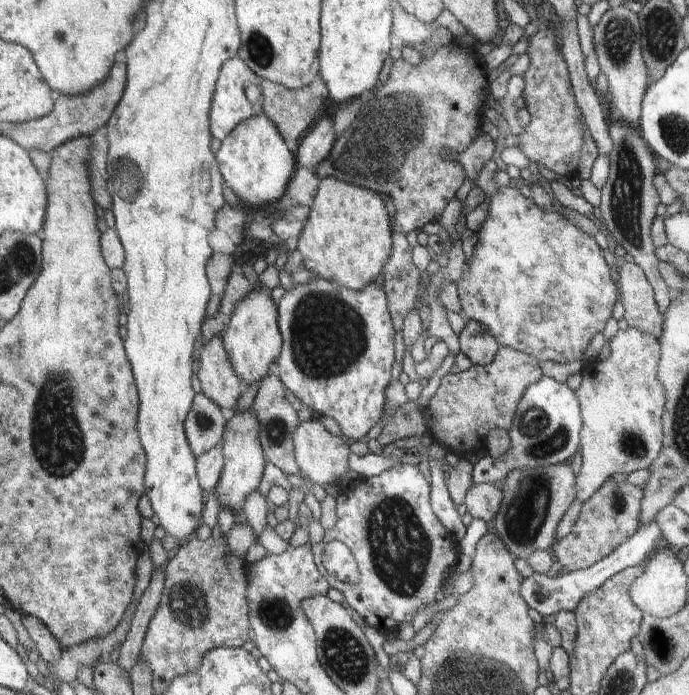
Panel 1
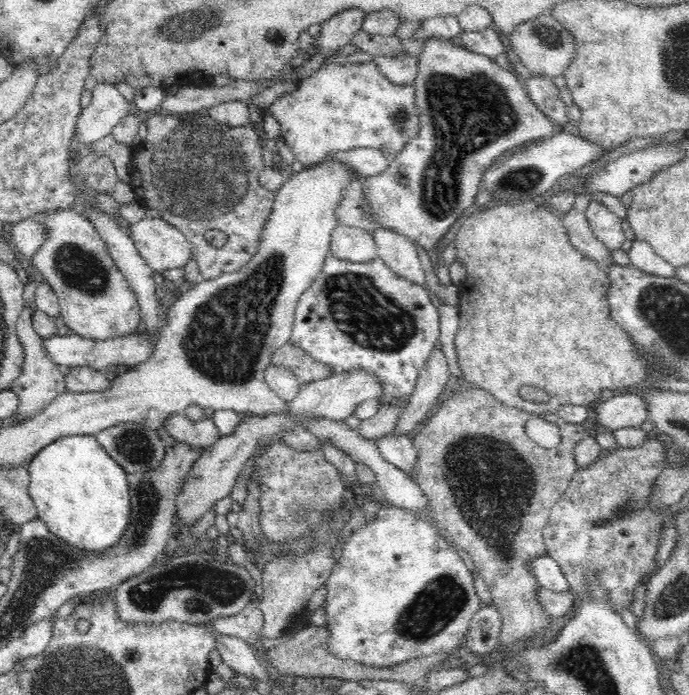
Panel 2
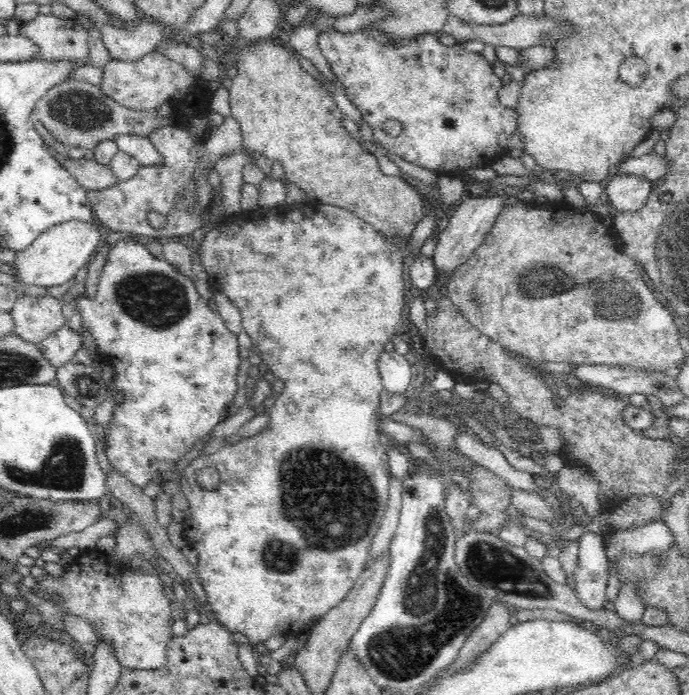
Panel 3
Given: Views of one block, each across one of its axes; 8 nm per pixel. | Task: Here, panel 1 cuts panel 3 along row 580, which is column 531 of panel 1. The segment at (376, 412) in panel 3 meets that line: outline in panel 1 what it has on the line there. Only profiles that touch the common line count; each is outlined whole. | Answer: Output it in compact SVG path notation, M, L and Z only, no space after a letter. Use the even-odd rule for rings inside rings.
M500 187L492 196L487 207L487 217L483 228L478 232L478 241L474 246L474 256L470 266L466 266L463 275L457 284L457 293L461 300L464 317L474 319L483 324L491 335L498 341L500 347L510 347L514 350L533 356L538 362L552 361L560 364L580 361L590 341L596 334L604 332L606 321L612 317L612 309L616 300L619 299L619 289L610 279L610 268L604 261L603 251L596 243L594 237L576 228L567 218L561 216L557 211L543 211L532 198L525 197L520 193L518 187Z

